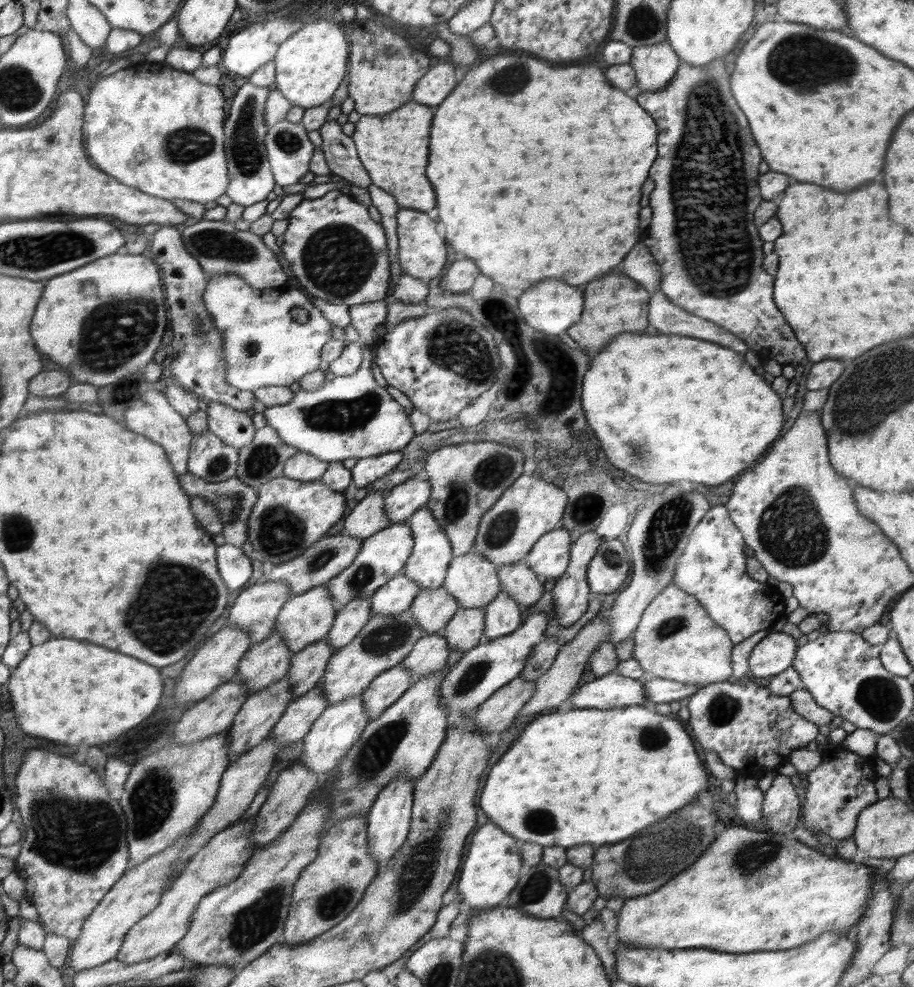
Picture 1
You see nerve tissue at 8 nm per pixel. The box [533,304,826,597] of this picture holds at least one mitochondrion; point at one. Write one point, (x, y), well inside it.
(669, 522)

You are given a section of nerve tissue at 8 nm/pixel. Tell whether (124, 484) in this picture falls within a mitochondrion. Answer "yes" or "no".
no

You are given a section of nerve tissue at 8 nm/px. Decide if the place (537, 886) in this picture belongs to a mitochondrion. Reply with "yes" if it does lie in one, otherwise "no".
yes

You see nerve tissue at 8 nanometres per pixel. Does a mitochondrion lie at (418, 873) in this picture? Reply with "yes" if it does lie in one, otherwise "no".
yes

